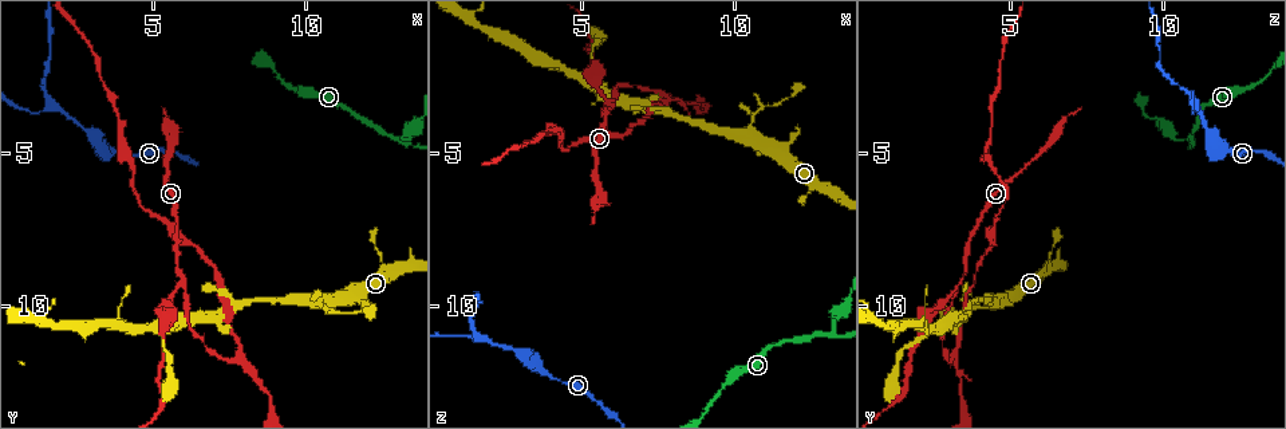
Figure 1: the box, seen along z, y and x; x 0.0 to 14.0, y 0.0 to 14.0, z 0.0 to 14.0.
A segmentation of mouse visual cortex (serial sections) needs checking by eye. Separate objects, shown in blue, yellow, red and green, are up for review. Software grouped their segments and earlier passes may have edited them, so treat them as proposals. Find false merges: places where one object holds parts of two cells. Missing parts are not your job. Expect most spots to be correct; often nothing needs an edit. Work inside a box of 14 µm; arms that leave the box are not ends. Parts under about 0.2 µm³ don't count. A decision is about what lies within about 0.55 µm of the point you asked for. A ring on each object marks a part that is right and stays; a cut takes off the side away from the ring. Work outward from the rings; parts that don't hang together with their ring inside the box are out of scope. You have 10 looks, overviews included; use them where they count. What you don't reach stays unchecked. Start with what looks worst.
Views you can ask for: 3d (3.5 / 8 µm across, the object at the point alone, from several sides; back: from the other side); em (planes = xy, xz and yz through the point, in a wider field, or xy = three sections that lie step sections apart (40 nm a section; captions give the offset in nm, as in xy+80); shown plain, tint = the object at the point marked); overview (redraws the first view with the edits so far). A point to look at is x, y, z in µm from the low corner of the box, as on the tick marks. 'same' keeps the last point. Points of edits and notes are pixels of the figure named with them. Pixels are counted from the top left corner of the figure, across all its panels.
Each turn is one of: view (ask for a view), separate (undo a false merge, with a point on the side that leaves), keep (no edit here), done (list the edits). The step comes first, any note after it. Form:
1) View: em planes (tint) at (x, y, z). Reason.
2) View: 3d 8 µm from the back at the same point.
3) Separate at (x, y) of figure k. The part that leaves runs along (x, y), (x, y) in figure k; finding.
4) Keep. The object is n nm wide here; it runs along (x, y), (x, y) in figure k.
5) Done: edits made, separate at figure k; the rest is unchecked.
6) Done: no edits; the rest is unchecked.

View: em planes (tint) at (6.0, 9.2, 3.4). Sudden change in width.

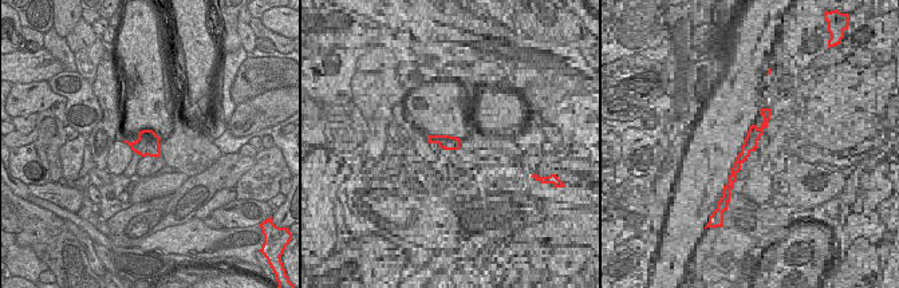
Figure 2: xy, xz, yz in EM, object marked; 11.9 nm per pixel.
View: 3d 3.5 µm from the back at the same point. Wider look.

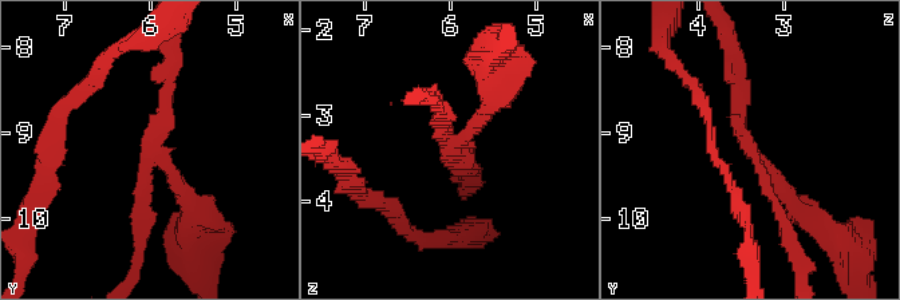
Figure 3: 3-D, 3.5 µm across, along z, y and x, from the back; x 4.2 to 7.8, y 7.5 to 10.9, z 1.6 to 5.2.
Separate at (788, 200) of figure 3. 3 arms meet here; a border runs along (137, 139), (145, 145), (146, 154) in figure 2; two cells meet here.

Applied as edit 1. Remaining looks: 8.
View: 3d 3.5 µm from the back at (7.6, 11.6, 3.1). Side arm on a straight run.

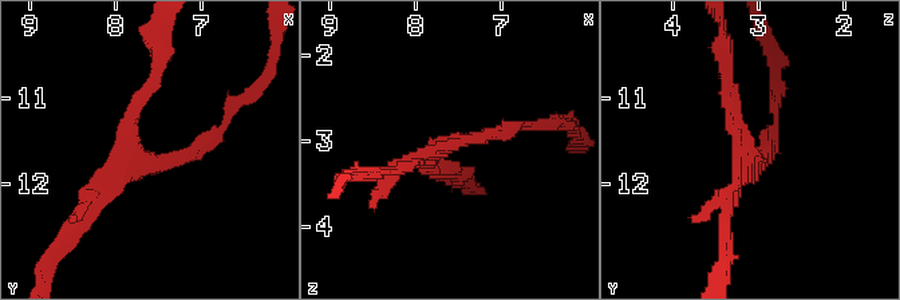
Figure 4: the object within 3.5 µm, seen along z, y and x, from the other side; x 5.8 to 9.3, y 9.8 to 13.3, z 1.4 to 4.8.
View: em xy step 2 (tint) at (7.70, 11.70, 3.05). 3 arms meet here; the arms are 150, 150, 200 nm wide.

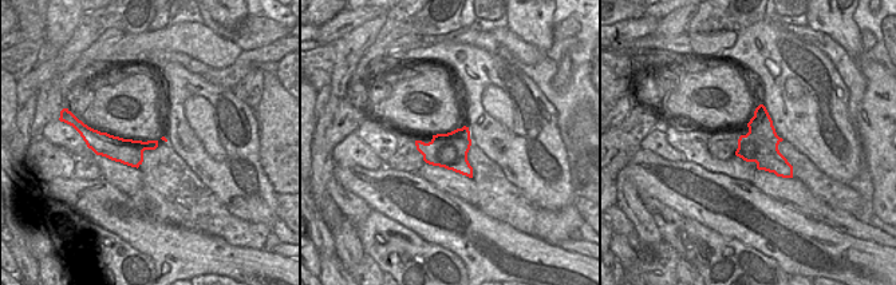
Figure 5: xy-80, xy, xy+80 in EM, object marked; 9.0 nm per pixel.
View: em xy step 3 (tint) at the same point. Another direction.

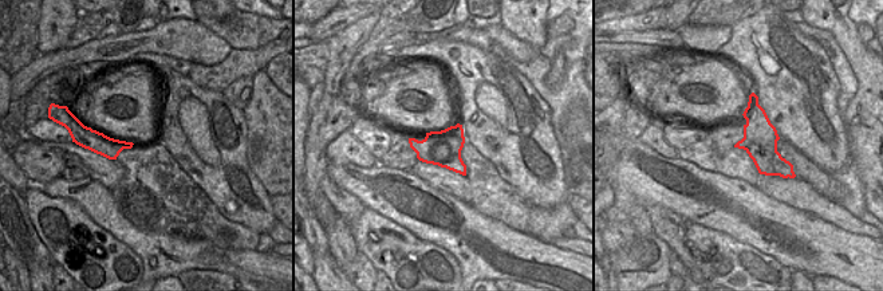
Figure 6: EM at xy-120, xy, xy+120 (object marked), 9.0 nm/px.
Keep. It runs along (214, 133), (145, 161), (129, 119), (153, 83) in figure 4; all the same cell.

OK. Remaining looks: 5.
View: em planes (tint) at (1.7, 3.5, 11.1). A fork.

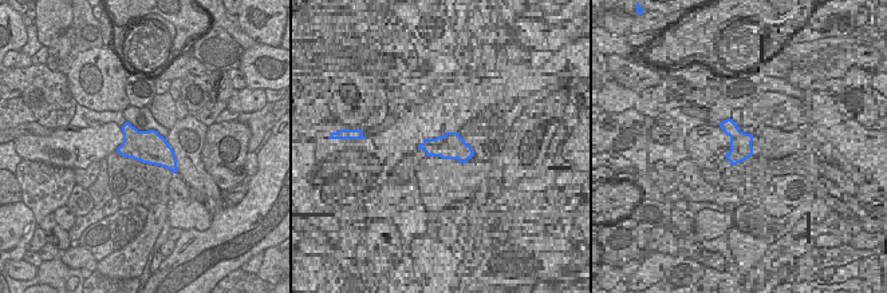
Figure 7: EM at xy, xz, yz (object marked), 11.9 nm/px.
View: 3d 3.5 µm at the same point.

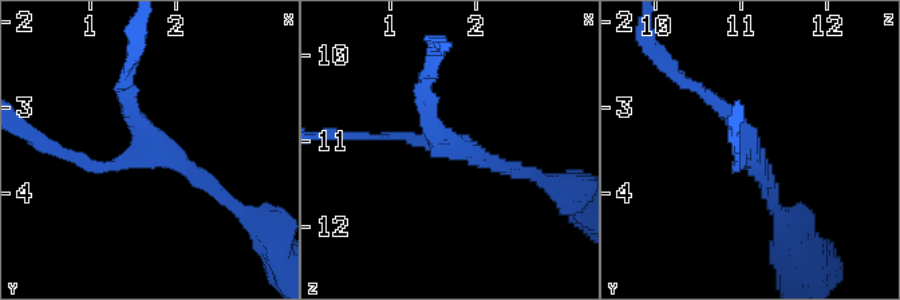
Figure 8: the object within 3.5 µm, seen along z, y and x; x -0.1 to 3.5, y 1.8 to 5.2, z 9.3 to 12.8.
Keep. 3 arms meet here; it runs along (228, 201), (146, 135), (125, 86) in figure 8; all the same cell.

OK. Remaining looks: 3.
View: 3d 3.5 µm at (13.1, 4.6, 10.9). Three-way junction.

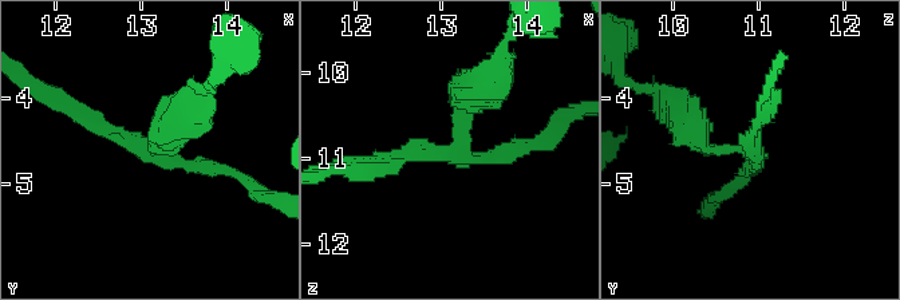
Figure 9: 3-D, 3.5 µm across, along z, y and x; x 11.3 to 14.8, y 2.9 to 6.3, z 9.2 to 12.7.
View: em xy step 2 (tint) at (13.10, 4.60, 10.85).

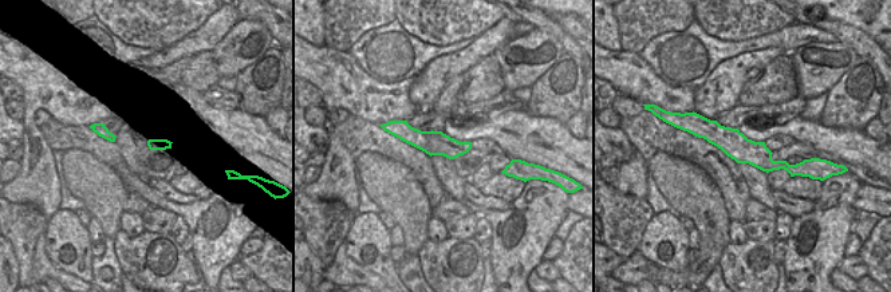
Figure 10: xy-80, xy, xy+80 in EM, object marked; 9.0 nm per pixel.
Keep. The arms are 200, 200, 300 nm wide; it runs along (690, 126), (769, 165), (796, 169) in figure 10; all the same cell.

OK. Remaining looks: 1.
Done: edits made, separate at figure 3; the rest is unchecked.

